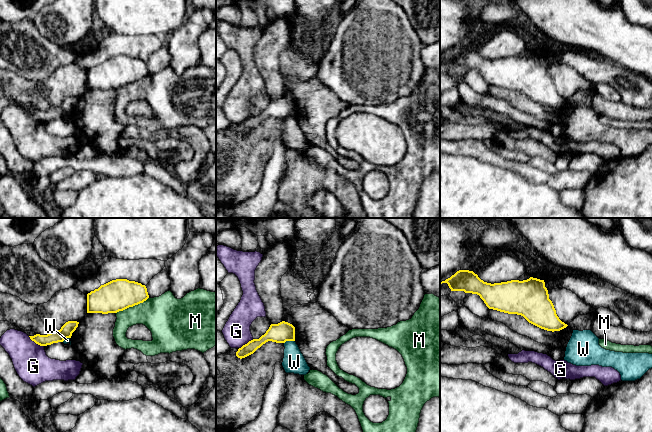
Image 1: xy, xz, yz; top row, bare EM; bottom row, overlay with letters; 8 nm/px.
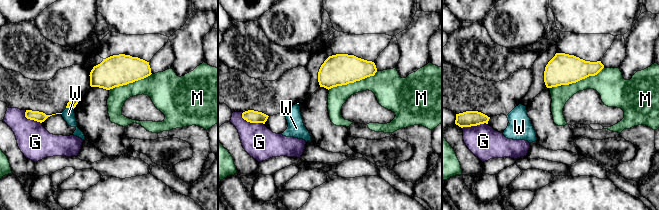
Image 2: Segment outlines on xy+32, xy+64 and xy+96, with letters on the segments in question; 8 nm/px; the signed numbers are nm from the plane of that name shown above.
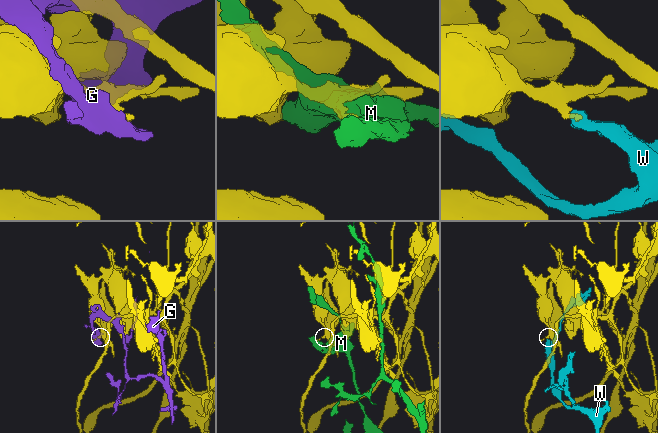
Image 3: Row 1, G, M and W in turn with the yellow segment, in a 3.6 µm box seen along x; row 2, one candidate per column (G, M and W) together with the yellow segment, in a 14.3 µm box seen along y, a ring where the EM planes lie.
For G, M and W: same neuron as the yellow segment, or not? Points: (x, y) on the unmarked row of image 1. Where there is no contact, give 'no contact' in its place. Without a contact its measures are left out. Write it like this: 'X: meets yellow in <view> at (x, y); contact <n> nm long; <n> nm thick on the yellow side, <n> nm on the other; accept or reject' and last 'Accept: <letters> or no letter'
G: meets yellow in xy at (36, 119); contact 150 nm long; 100 nm thick on the yellow side, 280 nm on the other; reject
M: meets yellow in xy at (131, 82); contact 300 nm long; 260 nm thick on the yellow side, 300 nm on the other; reject
W: meets yellow in xz at (289, 116); contact 90 nm long; 160 nm thick on the yellow side, 180 nm on the other; reject
Accept: no letter

